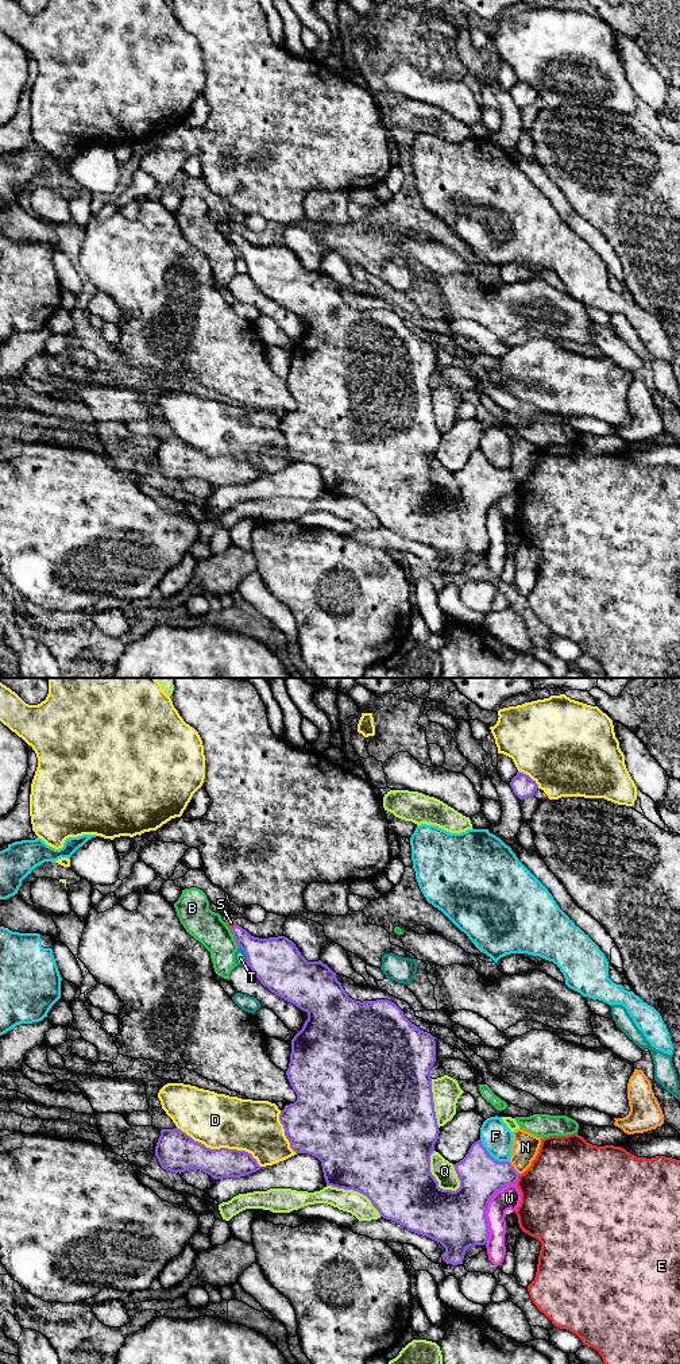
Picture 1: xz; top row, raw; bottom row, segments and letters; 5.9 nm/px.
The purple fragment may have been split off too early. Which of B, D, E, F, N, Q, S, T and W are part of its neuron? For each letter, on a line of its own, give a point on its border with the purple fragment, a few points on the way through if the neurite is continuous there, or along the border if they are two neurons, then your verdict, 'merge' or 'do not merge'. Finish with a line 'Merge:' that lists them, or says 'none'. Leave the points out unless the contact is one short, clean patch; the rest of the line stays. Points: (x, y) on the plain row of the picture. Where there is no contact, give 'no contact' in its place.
B: xz (235, 247) | along xz (230, 238), (239, 255) | do not merge
D: xz (220, 457) | do not merge
E: xz (517, 488) | do not merge
F: xz (493, 466) | do not merge
N: xz (513, 477) | do not merge
Q: xz (433, 485) | do not merge
S: xz (234, 235) | across xz (263, 264), (234, 235), (231, 231) | merge
T: xz (246, 264) | do not merge
W: xz (486, 517) | along xz (514, 490), (503, 494), (489, 511), (486, 553) | do not merge
Merge: S

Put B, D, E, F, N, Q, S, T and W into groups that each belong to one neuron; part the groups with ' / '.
B / D / E / F / N / Q / S / T / W

